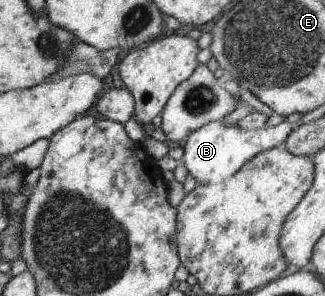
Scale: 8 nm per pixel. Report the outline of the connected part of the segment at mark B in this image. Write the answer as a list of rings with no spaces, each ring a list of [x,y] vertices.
[[[223,119],[216,120],[192,131],[186,138],[180,163],[197,185],[221,183],[231,178],[242,165],[261,151],[281,146],[292,130],[293,124],[282,122],[267,129],[242,131],[236,124],[227,126],[223,124]]]

